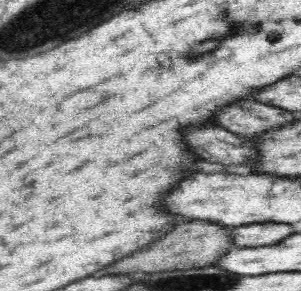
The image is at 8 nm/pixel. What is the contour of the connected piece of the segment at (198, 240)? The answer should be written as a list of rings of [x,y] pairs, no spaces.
[[[196,220],[196,222],[176,226],[162,240],[154,242],[146,250],[140,250],[124,260],[118,260],[116,264],[108,266],[106,270],[110,274],[132,274],[132,272],[156,274],[156,272],[176,270],[176,268],[204,268],[204,266],[216,264],[230,250],[232,250],[232,238],[230,238],[228,228],[220,228],[220,224],[208,224],[208,222]]]

